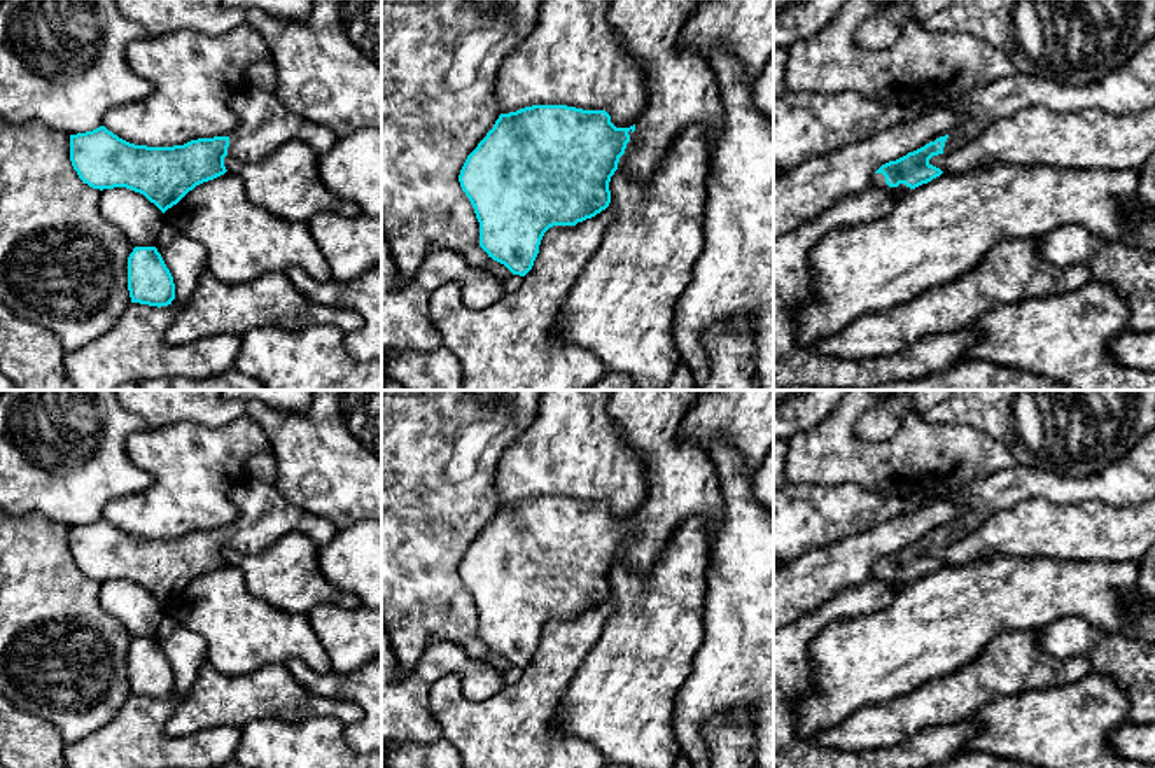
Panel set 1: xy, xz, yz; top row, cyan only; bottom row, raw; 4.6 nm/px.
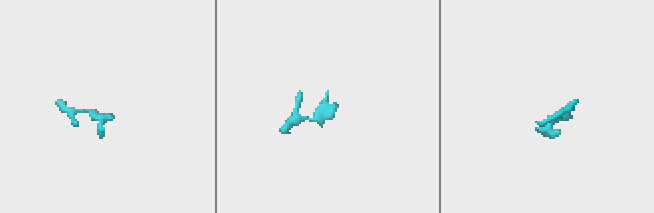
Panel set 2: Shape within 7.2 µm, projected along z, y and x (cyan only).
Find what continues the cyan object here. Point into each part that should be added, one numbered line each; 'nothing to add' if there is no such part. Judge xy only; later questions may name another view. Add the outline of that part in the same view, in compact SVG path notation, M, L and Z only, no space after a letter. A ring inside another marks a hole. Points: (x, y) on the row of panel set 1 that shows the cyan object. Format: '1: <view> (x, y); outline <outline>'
1: xy (265, 123); outline M238 87L231 98L238 128L229 135L228 154L240 161L259 161L290 140L301 140L320 156L338 136L332 129L292 114L273 93Z

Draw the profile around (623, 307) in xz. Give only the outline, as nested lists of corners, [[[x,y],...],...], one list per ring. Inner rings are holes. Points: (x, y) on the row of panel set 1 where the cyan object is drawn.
[[[690,124],[644,182],[632,180],[625,163],[623,154],[609,182],[614,224],[567,296],[555,332],[595,353],[606,374],[630,376],[639,390],[663,390],[684,364],[676,343],[676,317],[704,252],[710,171],[705,128]]]

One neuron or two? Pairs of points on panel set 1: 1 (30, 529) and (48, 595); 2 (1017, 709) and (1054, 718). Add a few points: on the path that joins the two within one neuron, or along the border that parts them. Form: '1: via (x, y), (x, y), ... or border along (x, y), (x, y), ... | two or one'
1: via (30, 544), (30, 574), (34, 579) | one
2: via (1026, 718), (1045, 718) | one

